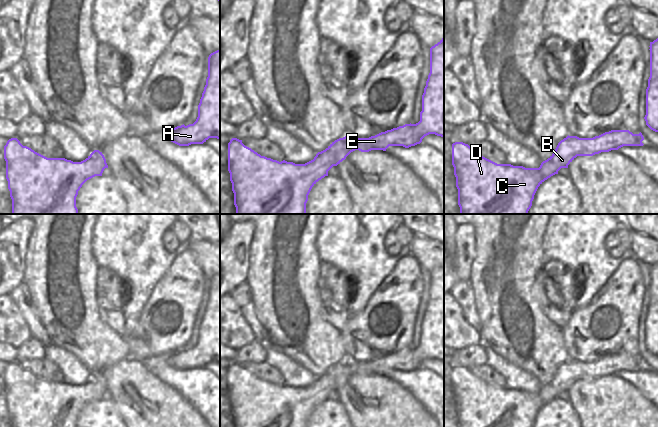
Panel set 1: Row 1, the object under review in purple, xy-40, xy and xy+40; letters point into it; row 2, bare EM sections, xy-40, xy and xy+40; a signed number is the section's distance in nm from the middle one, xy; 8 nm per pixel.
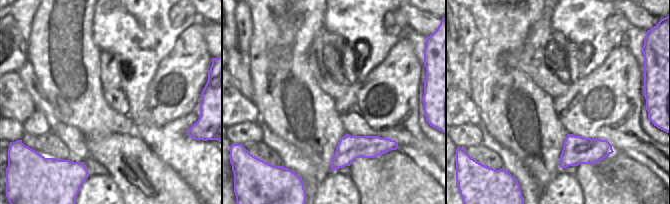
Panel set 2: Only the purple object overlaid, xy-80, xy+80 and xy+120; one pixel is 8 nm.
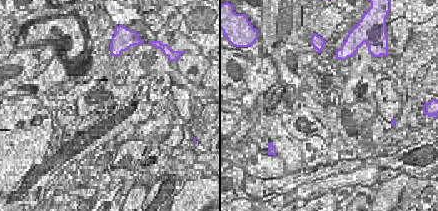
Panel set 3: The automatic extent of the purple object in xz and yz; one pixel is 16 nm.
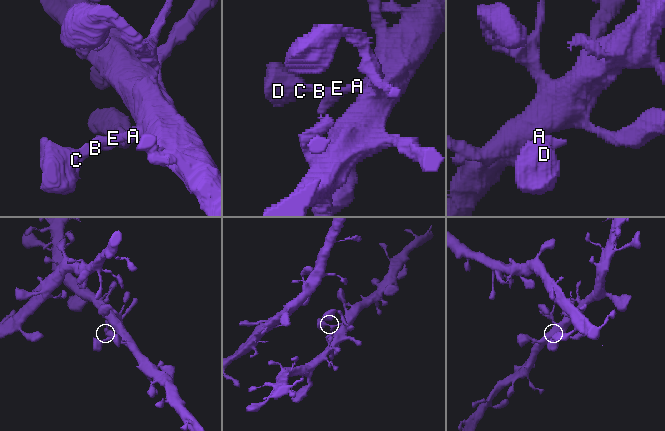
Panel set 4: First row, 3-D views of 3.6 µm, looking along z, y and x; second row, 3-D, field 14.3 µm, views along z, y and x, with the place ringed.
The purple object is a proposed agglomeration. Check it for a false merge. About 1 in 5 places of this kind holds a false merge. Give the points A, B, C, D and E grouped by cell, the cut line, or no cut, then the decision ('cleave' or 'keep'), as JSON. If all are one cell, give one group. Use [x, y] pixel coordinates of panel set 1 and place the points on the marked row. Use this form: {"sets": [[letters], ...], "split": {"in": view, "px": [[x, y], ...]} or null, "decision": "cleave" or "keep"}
{"sets": [["A", "B", "C", "D", "E"]], "split": null, "decision": "keep"}

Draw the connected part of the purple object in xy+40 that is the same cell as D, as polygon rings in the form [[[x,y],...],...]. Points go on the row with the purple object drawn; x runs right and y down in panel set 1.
[[[611,130],[593,138],[579,138],[568,135],[558,143],[554,153],[547,160],[543,161],[539,168],[497,164],[477,154],[468,144],[455,142],[452,144],[452,165],[458,189],[460,214],[528,214],[538,187],[551,176],[558,174],[561,168],[568,168],[568,165],[577,156],[593,156],[601,152],[618,150],[623,146],[643,146],[643,140],[644,137],[641,132],[633,134],[629,130]]]

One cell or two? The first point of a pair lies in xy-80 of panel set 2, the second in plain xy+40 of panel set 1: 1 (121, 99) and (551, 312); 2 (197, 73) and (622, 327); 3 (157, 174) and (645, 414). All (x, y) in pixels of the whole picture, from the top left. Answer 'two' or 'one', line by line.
1: one
2: one
3: one

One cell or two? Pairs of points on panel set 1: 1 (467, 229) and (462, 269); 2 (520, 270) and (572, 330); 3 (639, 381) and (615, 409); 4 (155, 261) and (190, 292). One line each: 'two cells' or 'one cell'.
1: one cell
2: two cells
3: two cells
4: two cells

